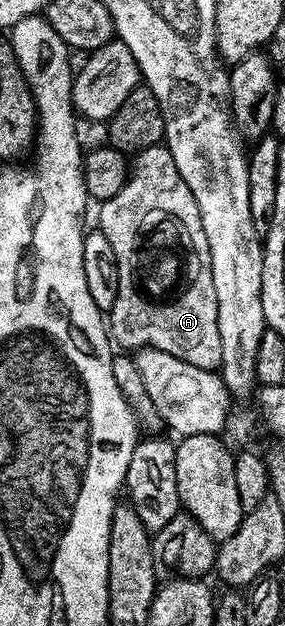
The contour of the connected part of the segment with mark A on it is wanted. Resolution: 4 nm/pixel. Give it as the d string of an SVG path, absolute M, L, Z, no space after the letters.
M166 145L150 146L134 155L129 177L121 192L109 201L102 203L99 209L98 229L113 244L113 252L117 255L119 283L117 284L117 300L113 300L113 308L109 312L109 334L120 347L132 348L151 347L164 350L199 368L218 371L221 367L221 332L217 332L217 291L213 288L213 264L209 256L209 240L205 240L205 228L201 228L201 212L197 208L197 200L193 192L189 192L189 184L181 180L181 172L177 172L177 164L173 164L173 156L167 151Z

